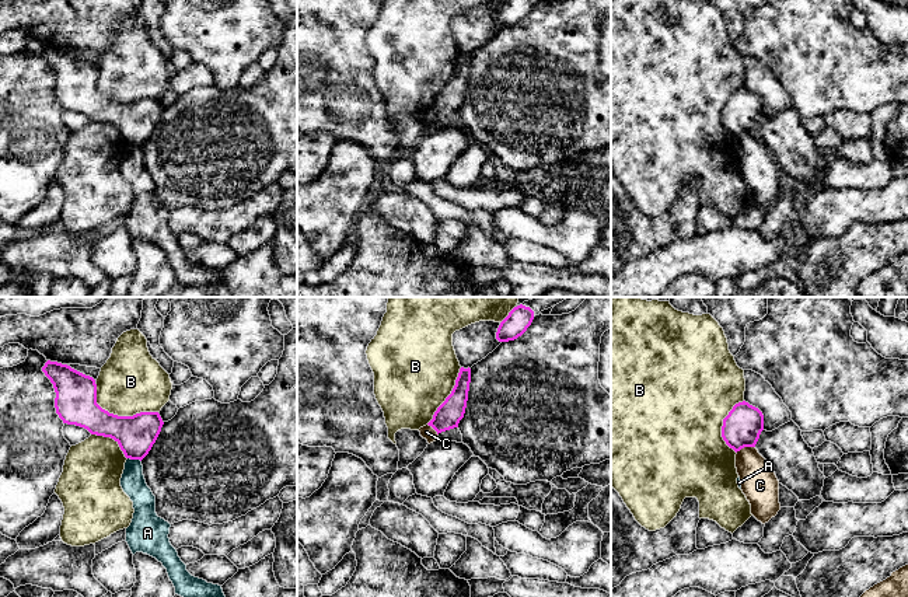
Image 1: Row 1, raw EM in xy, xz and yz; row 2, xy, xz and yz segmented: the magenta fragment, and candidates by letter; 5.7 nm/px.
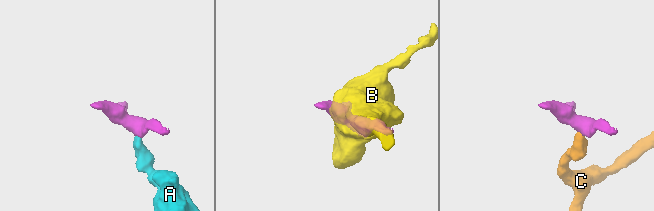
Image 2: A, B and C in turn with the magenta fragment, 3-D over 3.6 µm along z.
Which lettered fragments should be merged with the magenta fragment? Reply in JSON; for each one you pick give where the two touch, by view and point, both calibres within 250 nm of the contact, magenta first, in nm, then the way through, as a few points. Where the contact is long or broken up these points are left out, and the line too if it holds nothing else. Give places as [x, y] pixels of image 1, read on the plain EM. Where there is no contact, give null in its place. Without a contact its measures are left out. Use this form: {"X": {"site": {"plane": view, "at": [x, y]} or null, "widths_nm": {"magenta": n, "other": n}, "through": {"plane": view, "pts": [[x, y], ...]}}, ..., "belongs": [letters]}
{"belongs": []}

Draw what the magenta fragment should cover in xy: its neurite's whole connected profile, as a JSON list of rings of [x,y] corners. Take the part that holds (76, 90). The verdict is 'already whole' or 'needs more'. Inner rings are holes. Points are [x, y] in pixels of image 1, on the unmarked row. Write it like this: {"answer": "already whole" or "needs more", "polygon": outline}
{"answer": "already whole", "polygon": [[[50,46],[42,57],[53,70],[55,94],[63,109],[114,125],[126,144],[142,147],[149,140],[164,111],[158,98],[133,102],[109,100],[97,90],[97,70],[92,63]]]}

